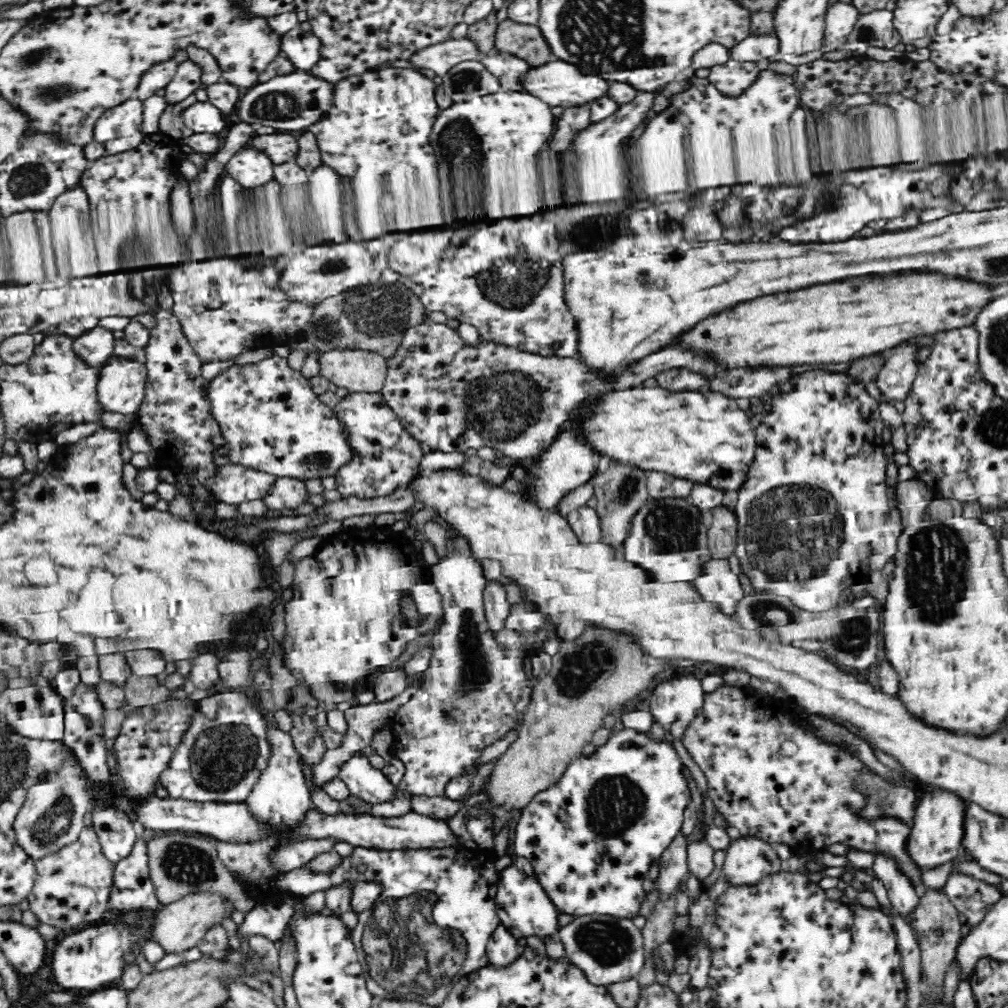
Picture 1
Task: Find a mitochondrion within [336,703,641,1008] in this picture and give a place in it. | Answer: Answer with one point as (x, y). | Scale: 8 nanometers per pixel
(407, 928)

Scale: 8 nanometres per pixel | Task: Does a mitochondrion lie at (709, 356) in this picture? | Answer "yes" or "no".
no

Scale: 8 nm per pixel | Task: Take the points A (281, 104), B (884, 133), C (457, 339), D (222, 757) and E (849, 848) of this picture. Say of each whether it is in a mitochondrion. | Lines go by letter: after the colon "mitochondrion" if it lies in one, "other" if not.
A: mitochondrion
B: mitochondrion
C: other
D: mitochondrion
E: other

